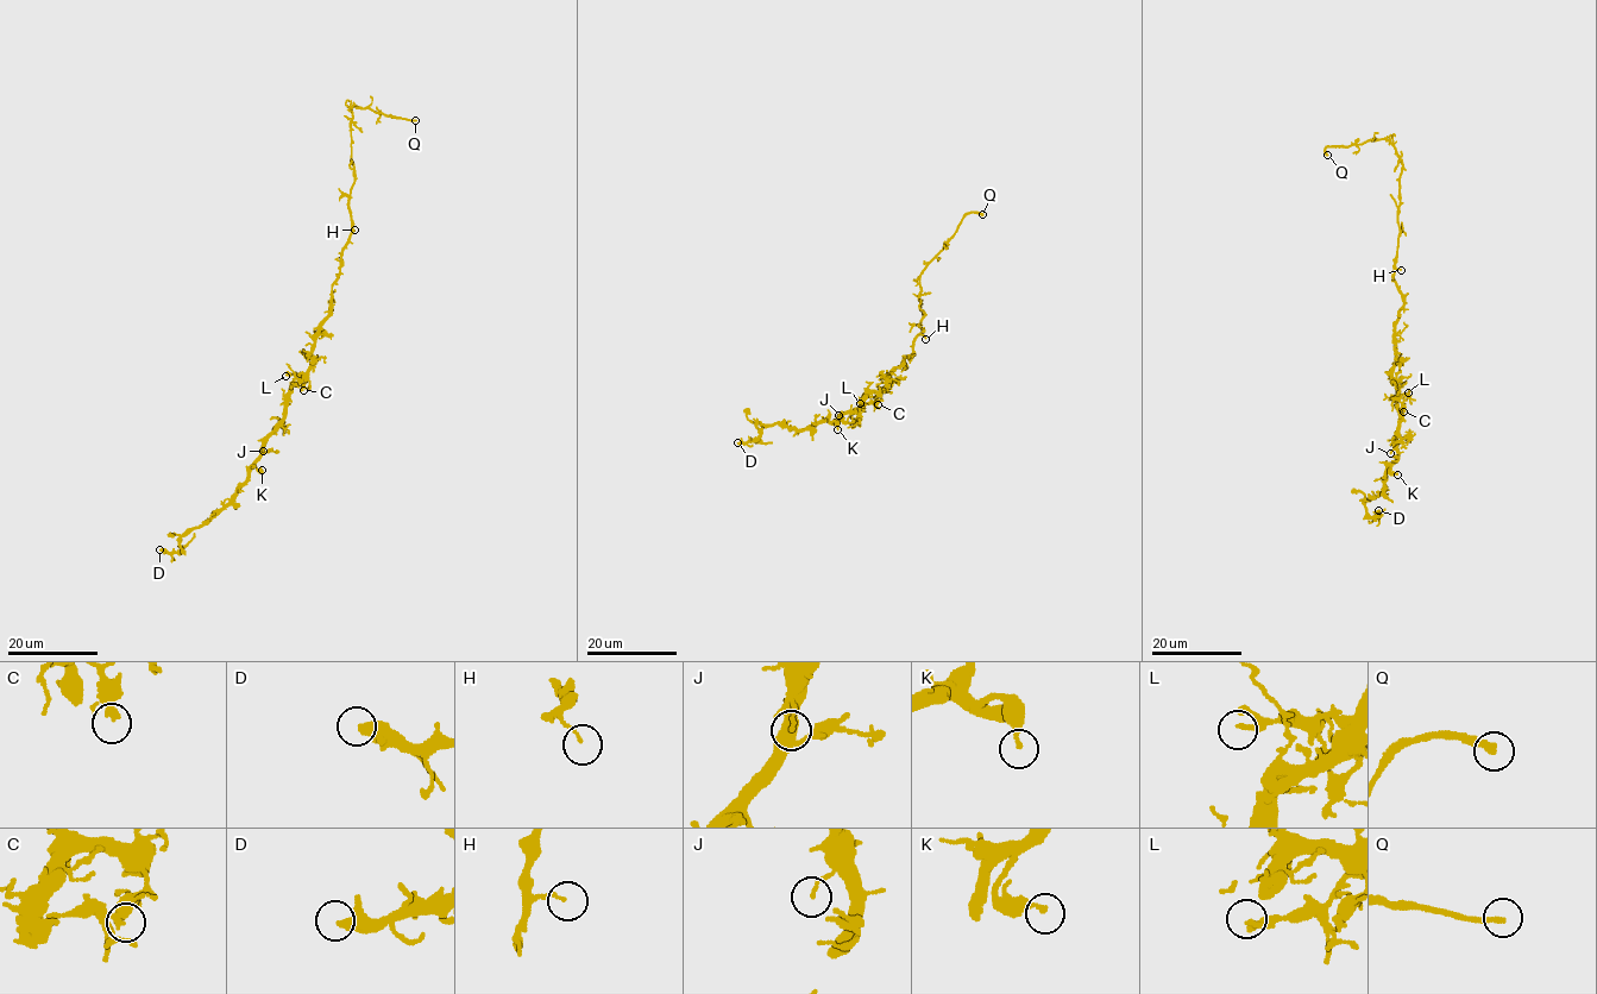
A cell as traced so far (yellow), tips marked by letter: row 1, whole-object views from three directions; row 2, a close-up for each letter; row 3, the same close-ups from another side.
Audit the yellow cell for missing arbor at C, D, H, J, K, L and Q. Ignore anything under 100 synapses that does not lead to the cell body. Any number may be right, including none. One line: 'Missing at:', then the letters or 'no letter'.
Missing at: Q

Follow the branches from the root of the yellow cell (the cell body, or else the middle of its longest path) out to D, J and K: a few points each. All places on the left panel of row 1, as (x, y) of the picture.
D: (328, 316), (310, 369), (291, 387), (287, 415), (249, 479), (209, 520), (186, 530), (182, 549), (159, 549)
J: (328, 316), (315, 340), (310, 369), (291, 387), (287, 415), (268, 439), (263, 451)
K: (328, 316), (315, 340), (310, 369), (291, 387), (287, 415), (268, 438), (255, 465), (262, 470)

